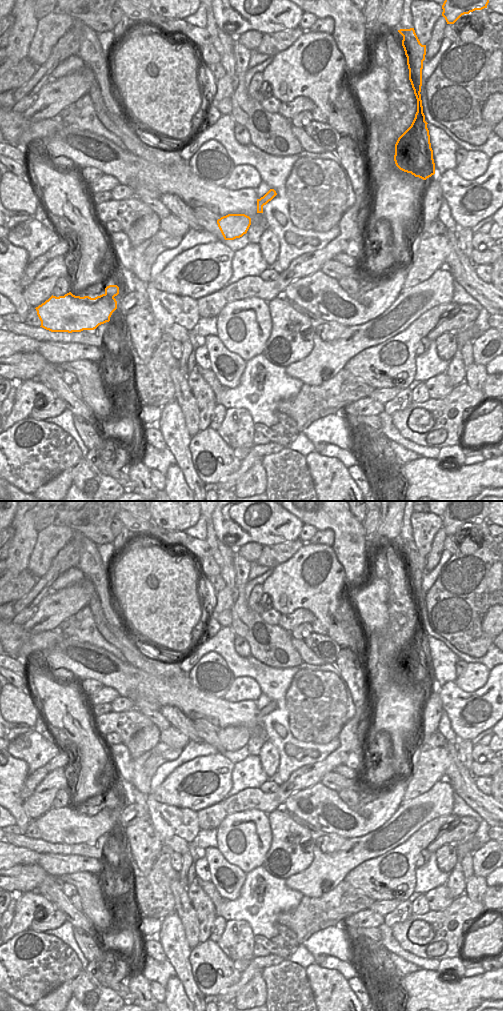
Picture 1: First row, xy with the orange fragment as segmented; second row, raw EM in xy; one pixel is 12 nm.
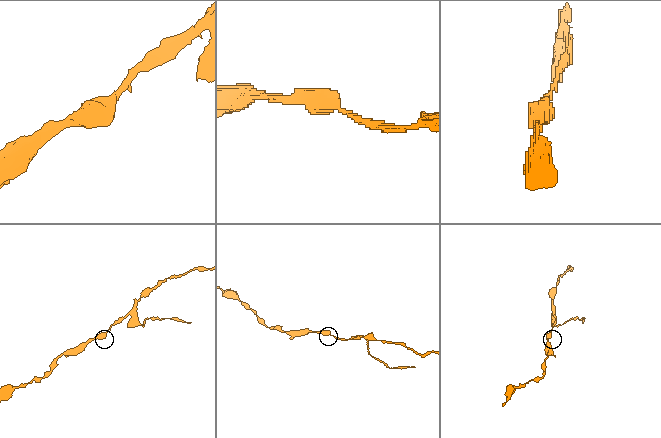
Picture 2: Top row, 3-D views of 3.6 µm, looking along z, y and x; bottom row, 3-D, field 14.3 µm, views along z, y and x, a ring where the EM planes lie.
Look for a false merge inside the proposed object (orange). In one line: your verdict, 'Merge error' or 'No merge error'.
Merge error

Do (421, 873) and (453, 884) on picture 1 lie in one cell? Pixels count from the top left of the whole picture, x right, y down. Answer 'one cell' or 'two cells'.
two cells

